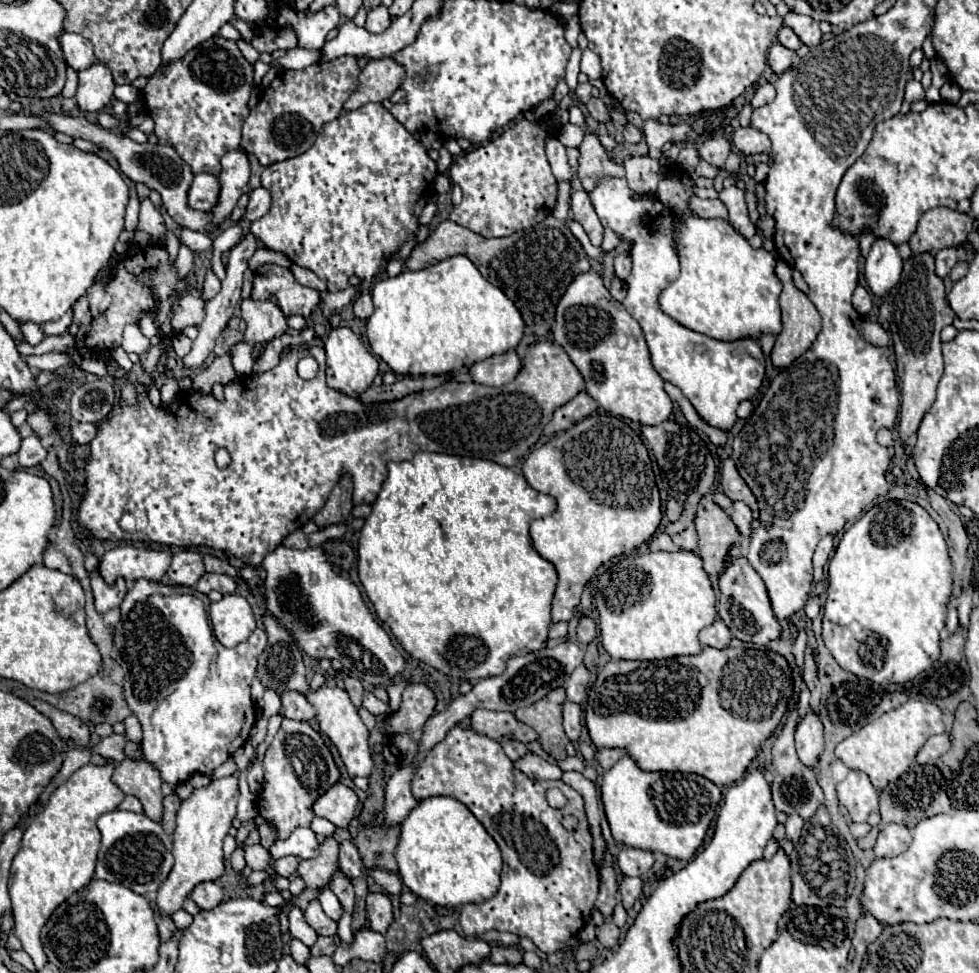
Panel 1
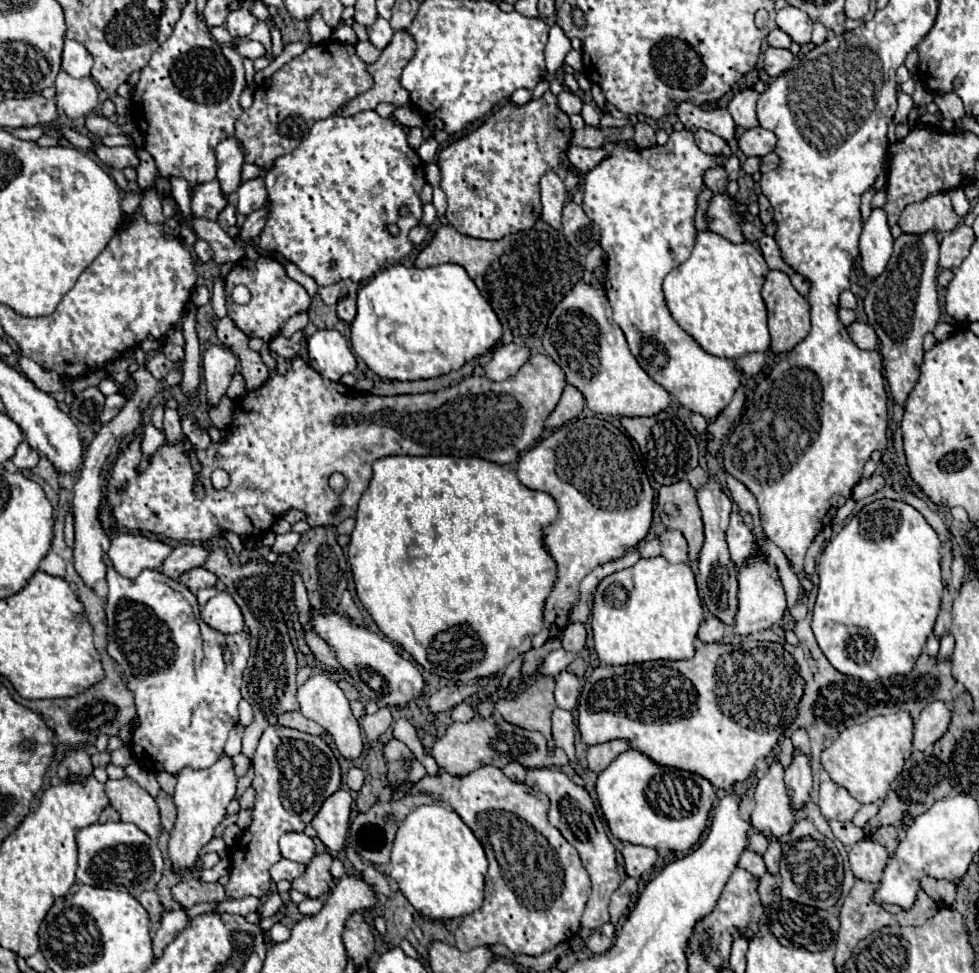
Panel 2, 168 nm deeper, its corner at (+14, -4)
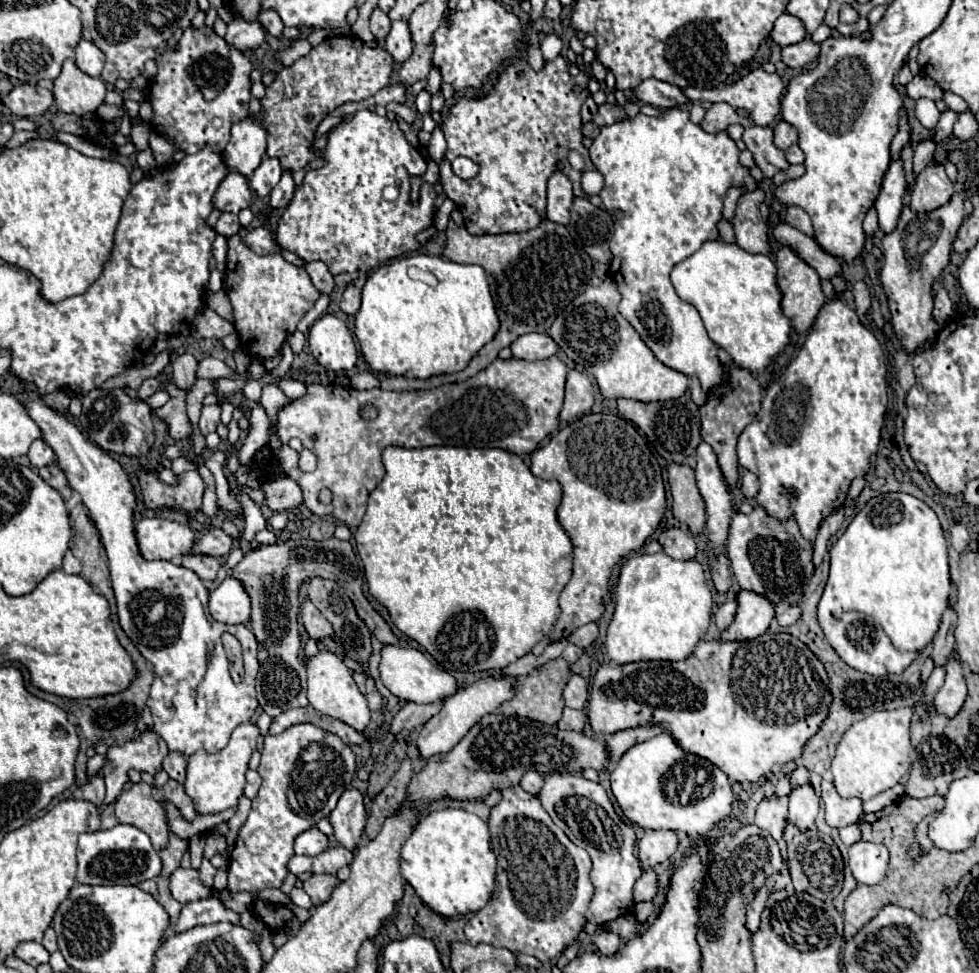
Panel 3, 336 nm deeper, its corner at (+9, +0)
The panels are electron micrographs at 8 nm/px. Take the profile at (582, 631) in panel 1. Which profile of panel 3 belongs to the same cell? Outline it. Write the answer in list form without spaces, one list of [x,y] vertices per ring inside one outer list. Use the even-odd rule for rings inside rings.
[[[587,623],[587,625],[579,627],[577,631],[573,631],[573,635],[567,637],[567,641],[577,647],[589,647],[595,639],[597,639],[597,625],[595,623]]]

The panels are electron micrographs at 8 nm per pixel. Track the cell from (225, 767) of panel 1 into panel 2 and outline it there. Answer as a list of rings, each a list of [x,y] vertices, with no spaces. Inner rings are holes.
[[[236,724],[229,733],[223,755],[233,757],[241,752],[243,734],[244,728],[240,724]]]

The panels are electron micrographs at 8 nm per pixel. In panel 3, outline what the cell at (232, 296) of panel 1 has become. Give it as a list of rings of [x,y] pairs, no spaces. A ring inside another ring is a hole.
[[[285,171],[281,181],[277,183],[277,187],[269,195],[269,209],[285,209],[293,197],[293,189],[295,189],[295,183],[291,179],[291,173]]]

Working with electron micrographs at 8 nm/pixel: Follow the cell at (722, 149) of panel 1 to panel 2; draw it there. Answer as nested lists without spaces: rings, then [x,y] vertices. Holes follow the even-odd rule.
[[[698,129],[698,131],[694,133],[694,137],[696,137],[696,145],[698,145],[704,153],[710,153],[710,155],[722,153],[722,149],[724,149],[724,145],[726,145],[724,139],[720,139],[718,135],[714,135],[714,133],[706,131],[706,129]]]

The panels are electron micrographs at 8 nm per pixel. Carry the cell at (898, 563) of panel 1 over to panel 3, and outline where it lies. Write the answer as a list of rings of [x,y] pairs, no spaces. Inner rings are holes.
[[[885,493],[873,497],[831,547],[829,579],[819,601],[819,625],[829,645],[849,667],[875,677],[901,673],[935,637],[949,593],[947,541],[935,511],[913,495]],[[871,517],[877,517],[877,527]]]

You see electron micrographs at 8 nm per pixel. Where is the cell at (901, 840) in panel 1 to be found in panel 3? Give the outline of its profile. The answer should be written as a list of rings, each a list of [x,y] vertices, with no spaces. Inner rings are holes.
[[[857,841],[849,847],[849,867],[857,883],[875,885],[885,877],[889,863],[889,851],[881,843]]]

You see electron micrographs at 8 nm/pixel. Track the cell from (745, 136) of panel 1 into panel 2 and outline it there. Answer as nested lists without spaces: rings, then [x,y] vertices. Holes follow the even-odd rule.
[[[762,127],[746,129],[746,131],[740,131],[740,135],[738,135],[738,147],[744,151],[744,155],[764,157],[766,153],[770,153],[776,147],[776,141],[778,141],[776,135]]]

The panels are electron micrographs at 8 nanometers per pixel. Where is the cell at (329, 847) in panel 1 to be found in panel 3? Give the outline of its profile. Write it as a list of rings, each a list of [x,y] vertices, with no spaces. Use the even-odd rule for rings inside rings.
[[[323,873],[323,875],[309,875],[305,881],[303,881],[303,889],[305,893],[311,897],[311,901],[315,905],[321,905],[325,903],[333,889],[339,885],[339,879],[335,875],[329,875],[329,873]]]

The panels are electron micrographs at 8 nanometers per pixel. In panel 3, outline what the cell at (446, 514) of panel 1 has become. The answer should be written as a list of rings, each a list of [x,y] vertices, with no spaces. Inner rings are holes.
[[[387,447],[383,451],[385,477],[377,489],[369,495],[367,513],[355,531],[357,553],[365,567],[365,579],[369,593],[389,611],[393,623],[409,639],[415,639],[433,659],[437,659],[445,669],[483,673],[491,669],[501,669],[507,663],[515,663],[519,657],[527,655],[535,643],[539,643],[553,627],[559,615],[559,595],[571,577],[573,545],[565,529],[557,519],[557,507],[561,503],[561,485],[557,481],[537,479],[519,455],[507,453],[503,449],[475,449],[475,447]]]

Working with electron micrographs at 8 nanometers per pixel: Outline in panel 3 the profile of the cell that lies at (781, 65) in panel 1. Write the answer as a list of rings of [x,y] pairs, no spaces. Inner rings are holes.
[[[801,41],[781,49],[781,59],[791,69],[801,69],[819,55],[819,45],[813,41]]]

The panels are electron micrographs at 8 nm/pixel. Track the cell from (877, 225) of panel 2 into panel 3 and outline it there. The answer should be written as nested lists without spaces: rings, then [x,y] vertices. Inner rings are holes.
[[[891,161],[889,171],[883,179],[883,187],[875,201],[875,209],[879,213],[879,229],[885,235],[889,235],[889,231],[893,231],[893,227],[897,227],[897,219],[903,209],[903,205],[901,205],[903,191],[905,191],[905,179],[903,179],[901,161]]]

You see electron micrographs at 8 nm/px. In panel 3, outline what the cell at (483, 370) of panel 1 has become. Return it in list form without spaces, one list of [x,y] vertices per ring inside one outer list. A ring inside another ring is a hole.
[[[527,333],[517,337],[511,343],[511,357],[521,359],[521,361],[537,361],[537,359],[547,359],[557,353],[557,345],[551,337],[543,333]]]

